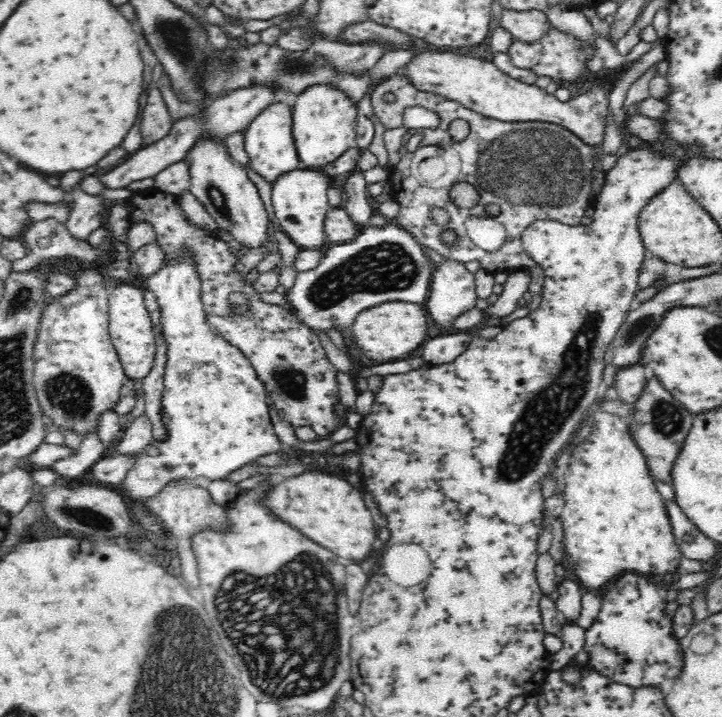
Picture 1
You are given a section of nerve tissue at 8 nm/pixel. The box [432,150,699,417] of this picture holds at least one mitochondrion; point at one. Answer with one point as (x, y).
(642, 325)

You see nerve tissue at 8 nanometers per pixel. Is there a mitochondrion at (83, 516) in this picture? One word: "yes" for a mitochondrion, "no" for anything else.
yes

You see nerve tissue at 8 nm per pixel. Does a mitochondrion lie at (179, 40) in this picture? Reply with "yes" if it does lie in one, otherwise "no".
yes

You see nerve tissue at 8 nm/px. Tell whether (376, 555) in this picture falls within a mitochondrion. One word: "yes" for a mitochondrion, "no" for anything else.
no

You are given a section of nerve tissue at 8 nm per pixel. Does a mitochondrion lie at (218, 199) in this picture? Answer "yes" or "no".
yes

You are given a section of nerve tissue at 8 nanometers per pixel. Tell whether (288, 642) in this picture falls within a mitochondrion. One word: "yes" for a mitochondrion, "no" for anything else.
yes

